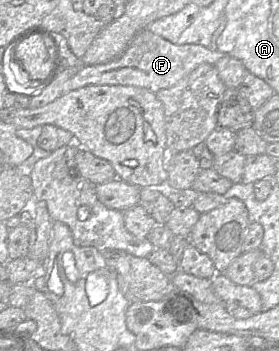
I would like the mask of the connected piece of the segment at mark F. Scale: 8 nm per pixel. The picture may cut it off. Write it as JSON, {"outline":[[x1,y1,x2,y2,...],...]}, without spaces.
{"outline":[[144,29,130,41,124,52,112,61,82,65,64,84,64,93,91,85,124,85,145,88,153,93,174,86,202,64,214,65,223,53,196,44,179,45]]}

